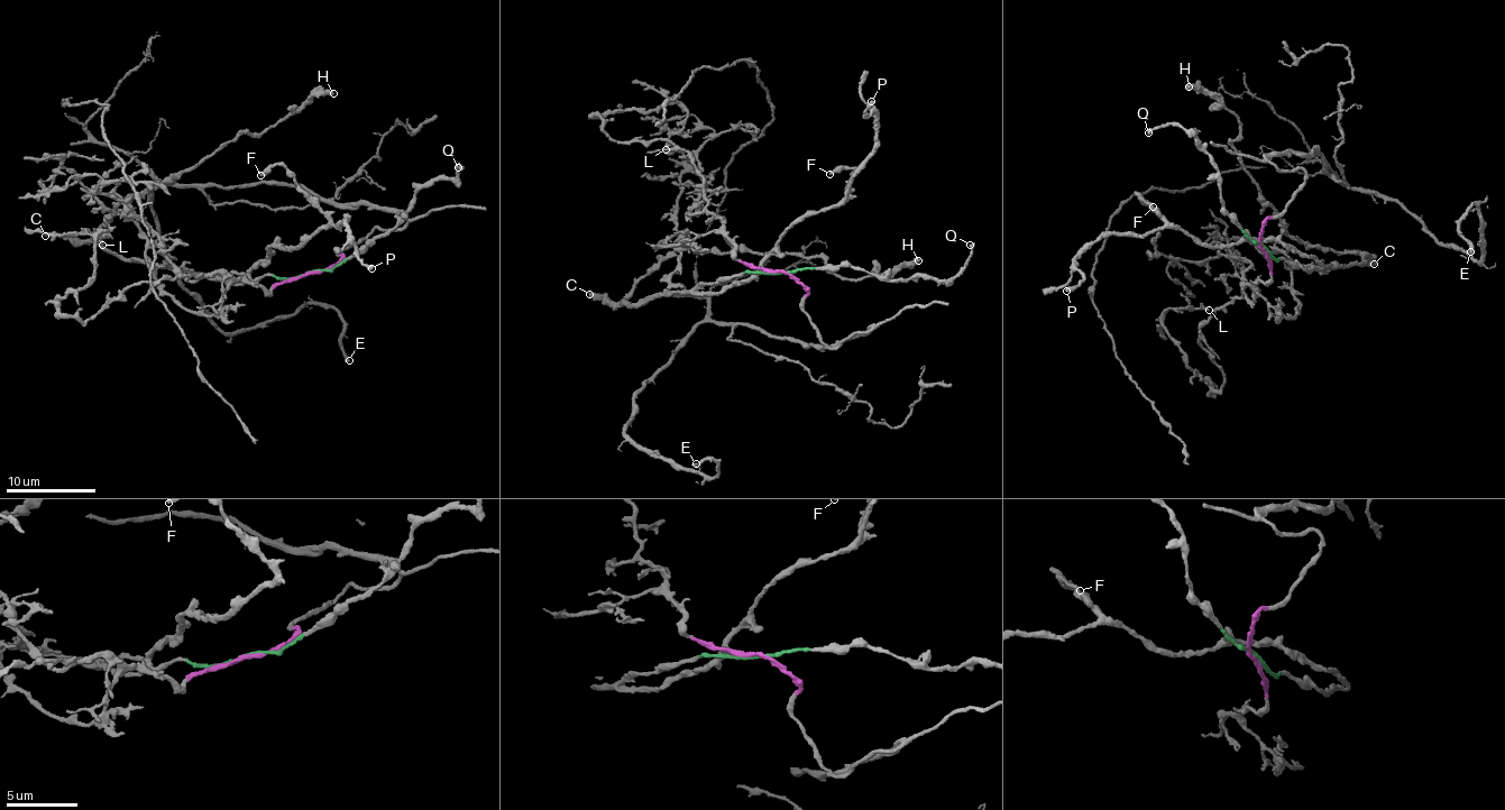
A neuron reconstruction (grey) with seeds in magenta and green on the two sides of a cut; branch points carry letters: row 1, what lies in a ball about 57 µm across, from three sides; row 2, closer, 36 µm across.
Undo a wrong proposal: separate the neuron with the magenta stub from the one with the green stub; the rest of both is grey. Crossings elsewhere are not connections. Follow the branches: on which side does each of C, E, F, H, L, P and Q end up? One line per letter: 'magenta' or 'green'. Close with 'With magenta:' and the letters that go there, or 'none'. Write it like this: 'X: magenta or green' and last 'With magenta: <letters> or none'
C: green
E: magenta
F: green
H: green
L: magenta
P: green
Q: green
With magenta: E, L

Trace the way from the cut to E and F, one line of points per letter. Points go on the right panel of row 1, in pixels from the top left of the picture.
E: (1264, 248), (1304, 173), (1267, 160), (1314, 148), (1478, 264), (1471, 202), (1469, 252)
F: (1264, 248), (1310, 272), (1315, 263), (1287, 245), (1254, 239), (1218, 247), (1175, 228), (1138, 195), (1153, 206)

